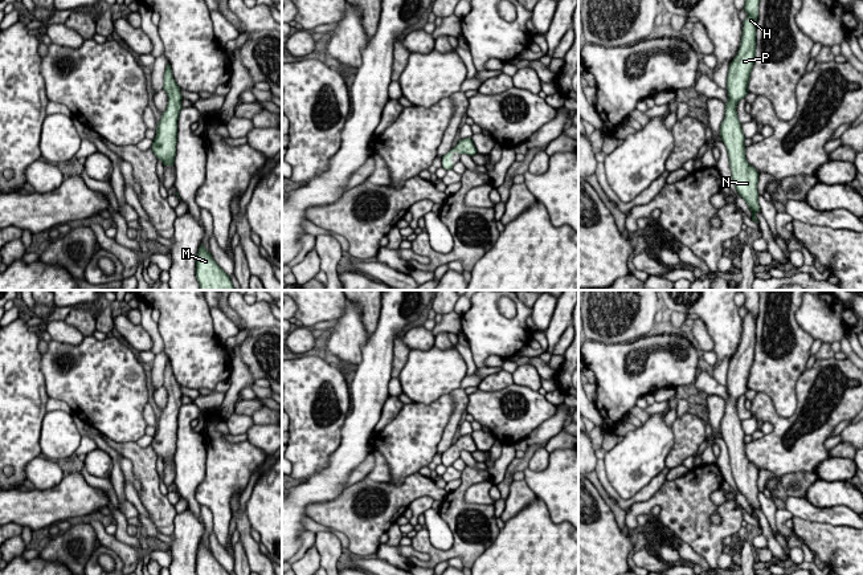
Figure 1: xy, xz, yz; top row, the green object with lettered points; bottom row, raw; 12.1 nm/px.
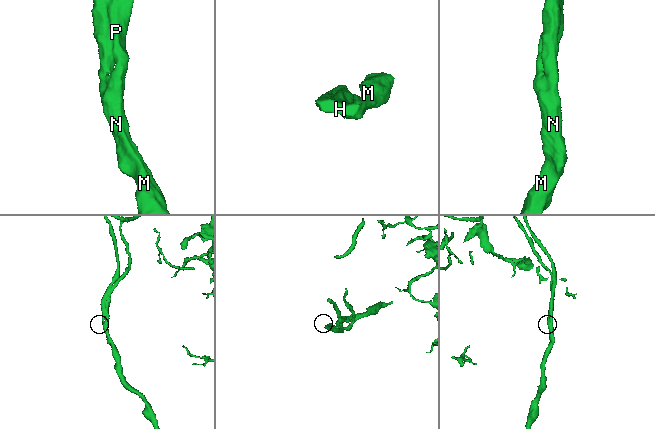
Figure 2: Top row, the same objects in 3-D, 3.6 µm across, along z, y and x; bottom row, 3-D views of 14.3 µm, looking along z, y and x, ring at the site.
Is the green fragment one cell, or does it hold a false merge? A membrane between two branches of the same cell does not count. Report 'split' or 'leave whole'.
leave whole

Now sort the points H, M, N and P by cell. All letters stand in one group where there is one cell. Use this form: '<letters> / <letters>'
H M N P

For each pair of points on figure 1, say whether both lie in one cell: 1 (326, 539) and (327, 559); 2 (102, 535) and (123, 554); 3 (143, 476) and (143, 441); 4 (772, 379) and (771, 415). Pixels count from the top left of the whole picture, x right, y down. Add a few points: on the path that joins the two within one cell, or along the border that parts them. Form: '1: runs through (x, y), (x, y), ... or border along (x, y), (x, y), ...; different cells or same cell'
1: runs through (327, 545), (327, 554); same cell
2: runs through (107, 541), (118, 549); same cell
3: border along (135, 441), (140, 447), (150, 445); different cells
4: border along (757, 391), (769, 398), (781, 416), (797, 408); different cells

